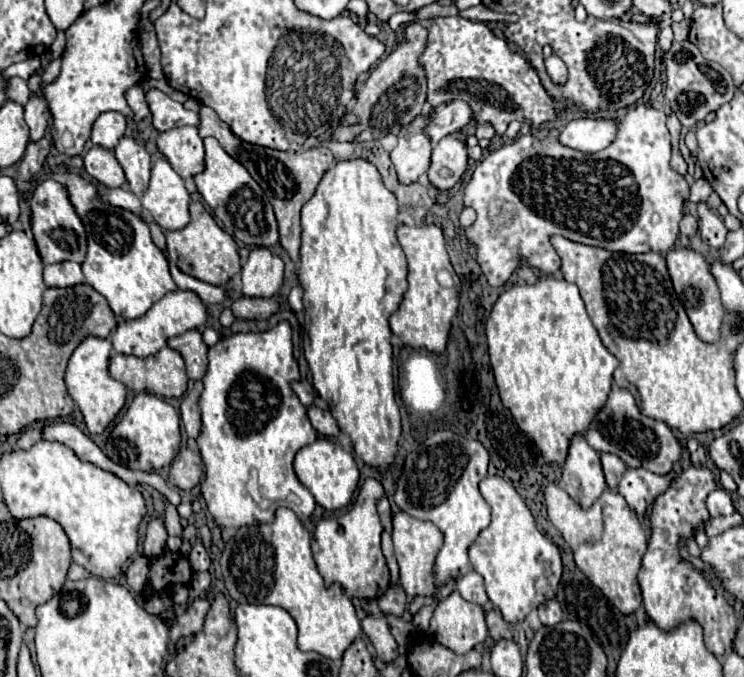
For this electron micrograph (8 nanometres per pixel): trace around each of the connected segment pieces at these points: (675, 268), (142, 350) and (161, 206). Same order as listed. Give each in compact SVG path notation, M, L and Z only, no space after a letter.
M675 248L671 252L667 252L667 268L675 286L675 292L681 300L681 304L685 306L685 312L697 332L697 336L703 342L717 342L721 336L721 322L725 316L725 308L721 304L721 296L719 296L719 288L717 282L713 280L707 260L695 252L695 250L685 250L685 248Z
M175 290L165 294L159 302L151 306L151 310L137 320L127 320L131 324L121 324L111 334L111 344L119 354L133 354L139 358L147 358L155 352L159 352L169 338L179 336L187 330L199 328L207 320L207 306L201 302L201 298L191 290Z
M165 158L155 160L151 180L141 196L143 208L163 230L179 230L189 222L189 194L183 178Z

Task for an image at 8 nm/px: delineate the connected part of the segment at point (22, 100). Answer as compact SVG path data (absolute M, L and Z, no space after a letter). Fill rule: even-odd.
M11 78L9 80L9 86L7 86L7 94L9 94L9 100L25 106L27 100L31 98L31 90L27 88L27 82L23 78Z

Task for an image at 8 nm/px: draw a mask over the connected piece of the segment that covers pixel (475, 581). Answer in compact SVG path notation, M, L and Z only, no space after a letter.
M469 572L465 574L461 580L457 580L457 590L459 594L469 600L475 602L479 606L485 606L489 602L487 594L485 594L485 586L483 586L483 578L477 572Z

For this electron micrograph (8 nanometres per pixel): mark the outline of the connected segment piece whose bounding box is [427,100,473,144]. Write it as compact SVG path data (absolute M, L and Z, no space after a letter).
M453 100L449 104L443 104L435 110L431 124L427 126L427 134L433 144L437 144L447 134L461 130L465 124L473 120L473 110L465 100Z

